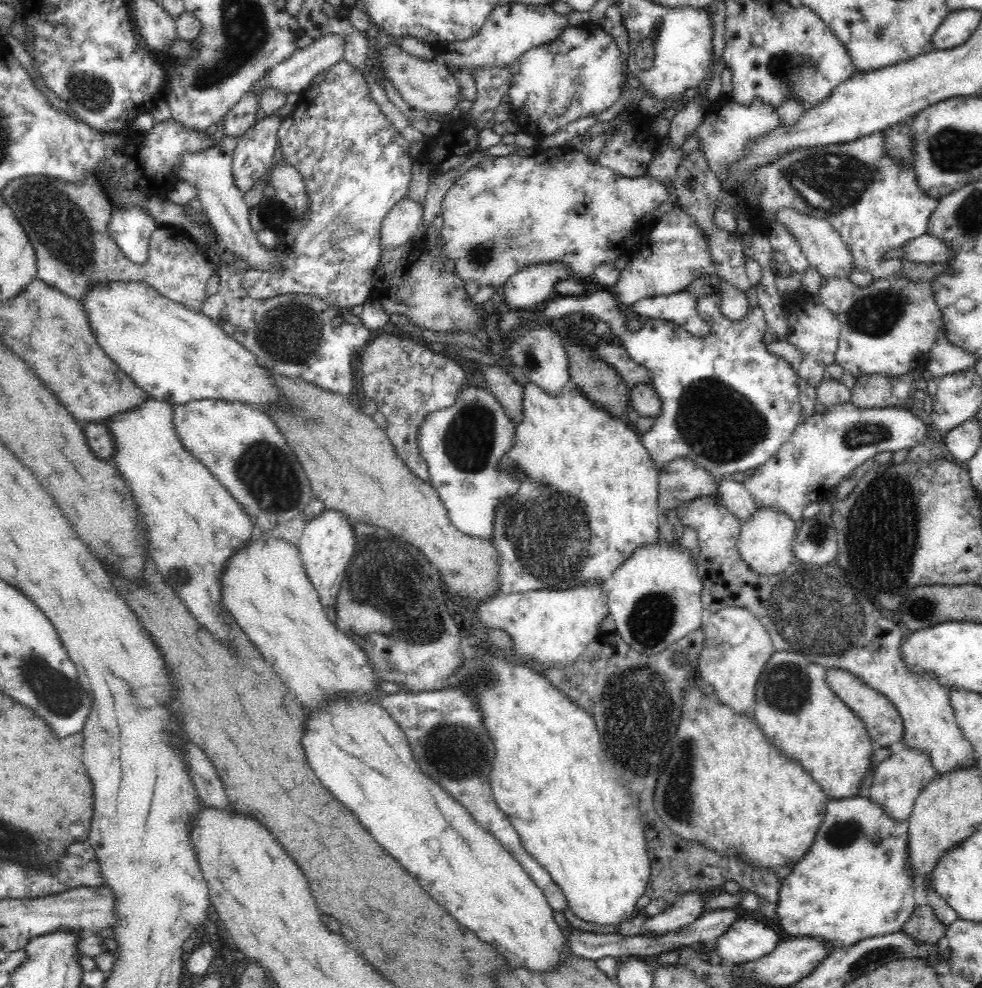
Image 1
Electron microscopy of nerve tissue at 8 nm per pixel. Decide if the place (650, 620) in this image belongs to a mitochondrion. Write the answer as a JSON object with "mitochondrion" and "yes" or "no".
{"mitochondrion":"yes"}

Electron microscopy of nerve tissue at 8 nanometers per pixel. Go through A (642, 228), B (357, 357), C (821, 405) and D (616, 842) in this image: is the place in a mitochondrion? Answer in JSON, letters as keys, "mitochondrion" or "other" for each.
{"A":"other","B":"other","C":"other","D":"other"}

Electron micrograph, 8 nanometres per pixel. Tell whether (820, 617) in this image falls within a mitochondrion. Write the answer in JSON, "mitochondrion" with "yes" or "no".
{"mitochondrion":"yes"}

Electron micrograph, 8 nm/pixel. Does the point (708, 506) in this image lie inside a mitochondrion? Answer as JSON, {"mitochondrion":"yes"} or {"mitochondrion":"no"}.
{"mitochondrion":"no"}

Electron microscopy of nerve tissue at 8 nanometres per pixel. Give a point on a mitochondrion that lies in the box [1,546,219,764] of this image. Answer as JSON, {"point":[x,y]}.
{"point":[59,695]}

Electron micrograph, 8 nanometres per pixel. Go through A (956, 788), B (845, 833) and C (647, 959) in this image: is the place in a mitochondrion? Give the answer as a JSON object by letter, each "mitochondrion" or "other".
{"A":"other","B":"mitochondrion","C":"other"}

